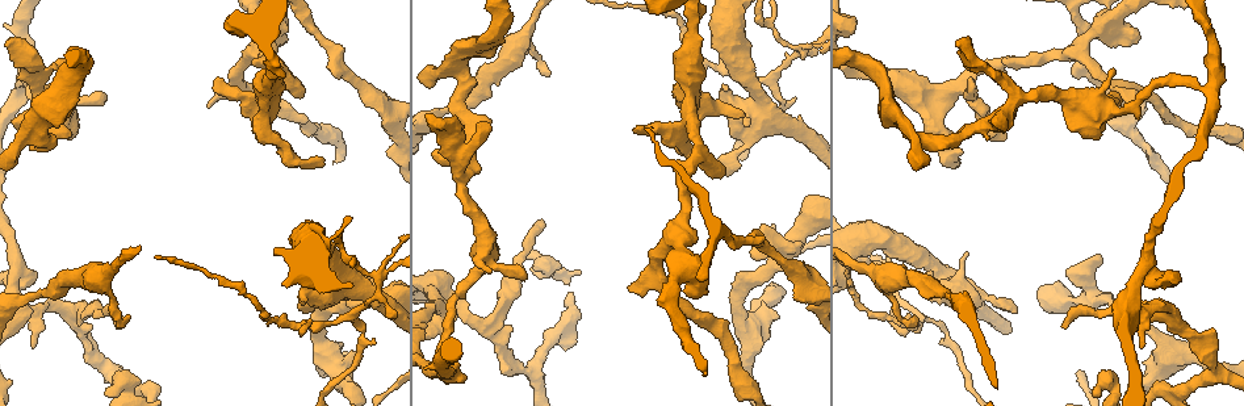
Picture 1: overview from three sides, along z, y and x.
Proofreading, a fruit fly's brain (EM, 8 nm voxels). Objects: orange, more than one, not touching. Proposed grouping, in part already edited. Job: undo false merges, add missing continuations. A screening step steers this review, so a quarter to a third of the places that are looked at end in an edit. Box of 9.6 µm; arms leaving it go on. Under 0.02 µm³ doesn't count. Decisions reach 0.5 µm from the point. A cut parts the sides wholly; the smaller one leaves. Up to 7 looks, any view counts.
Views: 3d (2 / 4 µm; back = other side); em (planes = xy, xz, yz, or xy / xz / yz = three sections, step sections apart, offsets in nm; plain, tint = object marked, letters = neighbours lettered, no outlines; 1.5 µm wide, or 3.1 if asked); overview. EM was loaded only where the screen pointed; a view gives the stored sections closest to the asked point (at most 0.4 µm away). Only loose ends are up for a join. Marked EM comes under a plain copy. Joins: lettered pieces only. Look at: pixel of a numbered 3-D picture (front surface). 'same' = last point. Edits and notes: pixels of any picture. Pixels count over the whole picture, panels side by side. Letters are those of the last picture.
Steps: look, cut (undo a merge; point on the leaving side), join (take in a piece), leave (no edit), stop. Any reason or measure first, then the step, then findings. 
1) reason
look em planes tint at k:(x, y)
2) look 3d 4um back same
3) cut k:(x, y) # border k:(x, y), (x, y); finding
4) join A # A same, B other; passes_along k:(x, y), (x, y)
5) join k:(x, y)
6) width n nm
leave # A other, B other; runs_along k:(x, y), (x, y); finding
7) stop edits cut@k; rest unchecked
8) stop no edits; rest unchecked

abrupt turn
look em planes tint at 1:(958, 83)

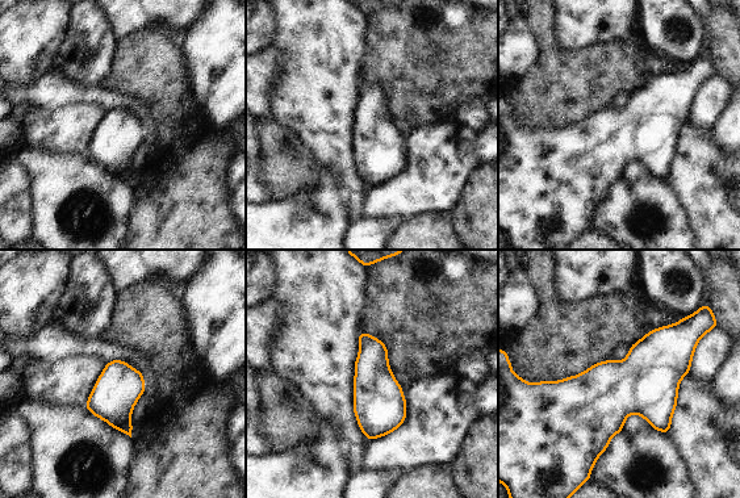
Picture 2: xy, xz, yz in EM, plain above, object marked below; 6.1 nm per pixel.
look em planes letters same

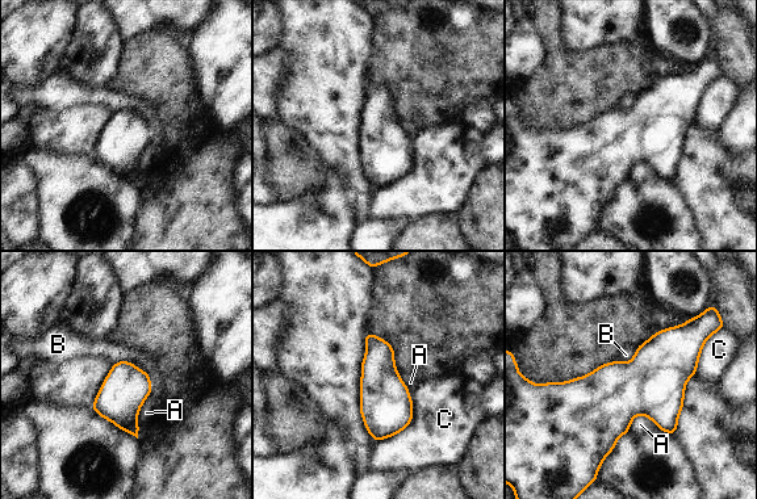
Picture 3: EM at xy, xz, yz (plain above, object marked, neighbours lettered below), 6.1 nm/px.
leave # A other, B other, C other; border 3:(113, 363), (130, 361), (147, 372); one neuron here

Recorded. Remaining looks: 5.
calibre changes
look em xz step 8 letters at 1:(340, 236)

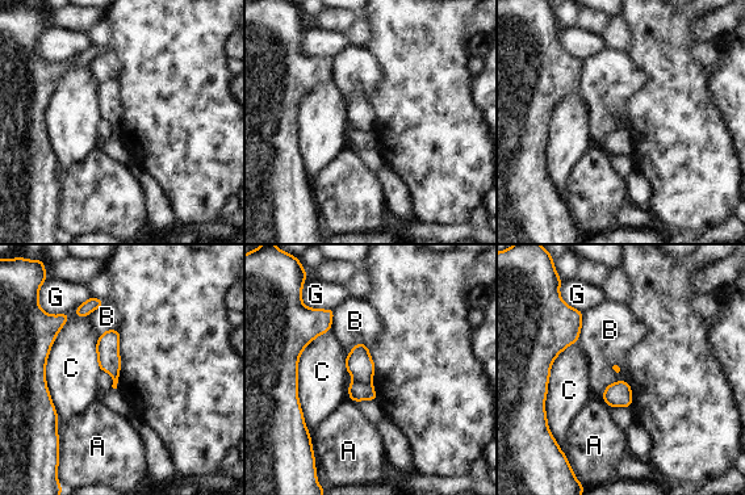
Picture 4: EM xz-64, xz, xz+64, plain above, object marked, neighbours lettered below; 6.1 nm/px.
width 110 nm
cut 4:(358, 391) # A other, B other, C other, G other; border 4:(354, 380), (361, 384), (371, 384); a second neuron is stuck on

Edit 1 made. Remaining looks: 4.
an open end
look em xz step 8 tint at 1:(1140, 346)

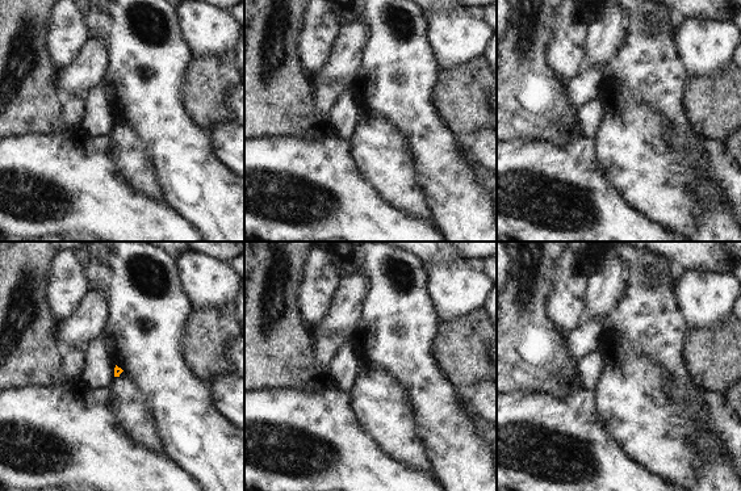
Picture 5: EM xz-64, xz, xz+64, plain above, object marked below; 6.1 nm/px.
cut it another way
look em planes letters same

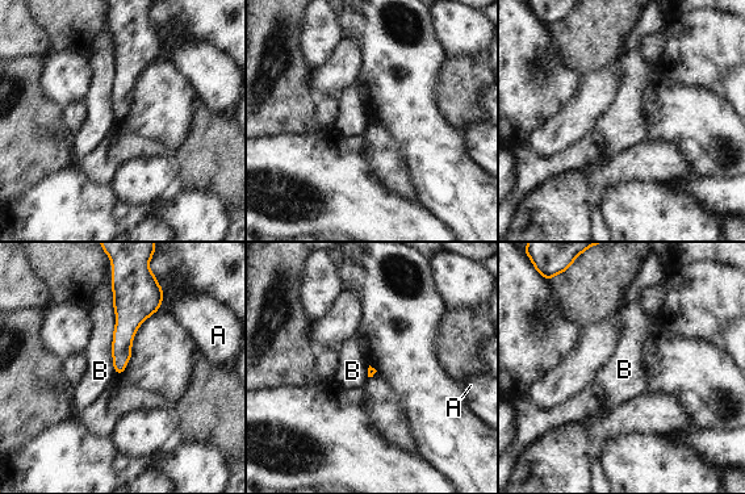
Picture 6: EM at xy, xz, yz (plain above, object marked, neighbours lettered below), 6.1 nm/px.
longest_contact B 550 nm
leave # A other, B other; no lettered piece goes on from it

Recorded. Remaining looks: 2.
stop edits cut@4; rest unchecked

